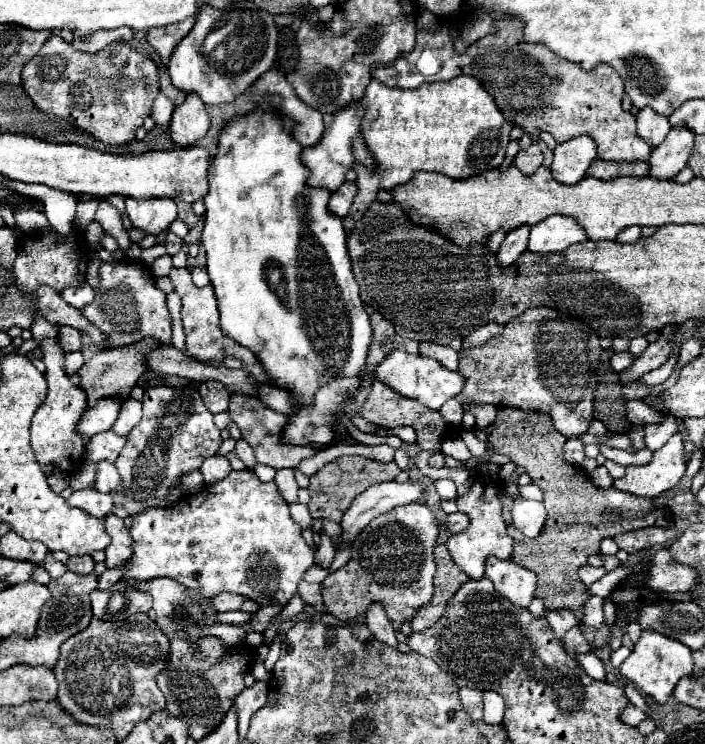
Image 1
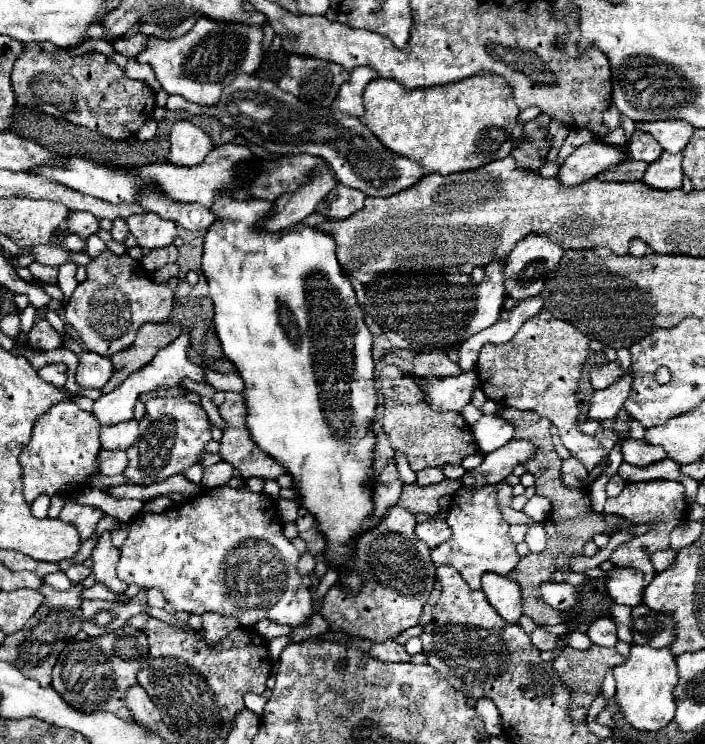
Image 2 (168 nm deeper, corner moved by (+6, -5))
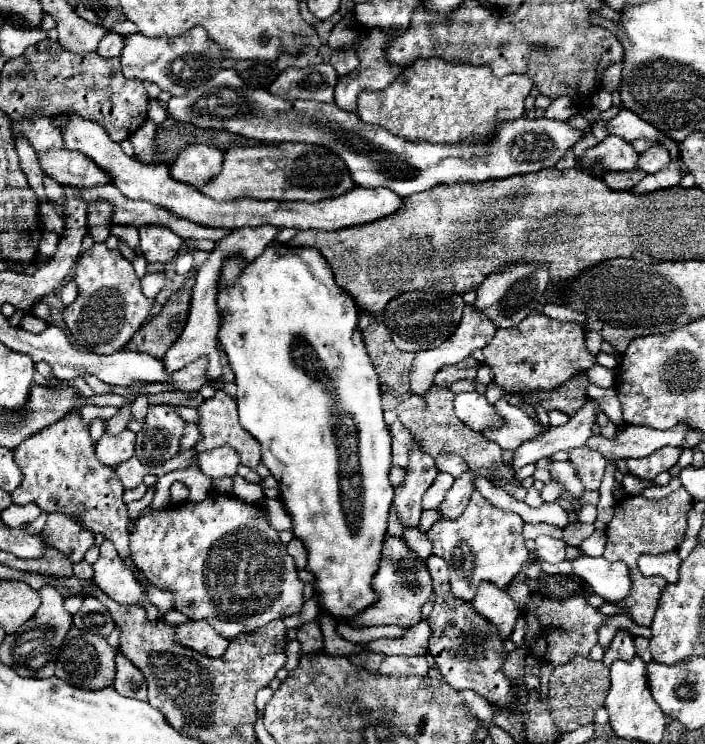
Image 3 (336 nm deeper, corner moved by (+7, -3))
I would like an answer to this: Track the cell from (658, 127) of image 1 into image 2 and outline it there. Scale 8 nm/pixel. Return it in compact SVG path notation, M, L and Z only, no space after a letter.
M634 129L634 135L628 141L628 151L630 151L632 159L646 161L646 163L652 163L654 159L658 159L662 155L660 143L656 139L652 139L650 133L640 131L640 129Z

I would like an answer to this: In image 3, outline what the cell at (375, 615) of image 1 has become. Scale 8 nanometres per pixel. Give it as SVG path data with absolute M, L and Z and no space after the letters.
M393 655L393 657L385 657L379 673L387 675L387 677L413 677L413 675L427 675L429 665L427 659L423 655L415 655L415 657L405 657L405 655Z

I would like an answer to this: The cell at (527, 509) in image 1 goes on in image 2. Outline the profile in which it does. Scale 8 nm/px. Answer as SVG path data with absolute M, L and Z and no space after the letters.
M528 523L526 527L528 527L528 531L526 531L526 539L524 541L530 547L530 551L532 553L544 551L544 547L546 547L546 533L544 533L542 523Z

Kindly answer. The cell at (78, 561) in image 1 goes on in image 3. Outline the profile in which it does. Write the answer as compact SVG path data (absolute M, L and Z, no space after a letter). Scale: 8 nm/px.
M87 561L75 563L75 565L73 565L73 573L75 573L75 577L79 577L81 581L91 581L91 579L93 579L93 567L91 567Z

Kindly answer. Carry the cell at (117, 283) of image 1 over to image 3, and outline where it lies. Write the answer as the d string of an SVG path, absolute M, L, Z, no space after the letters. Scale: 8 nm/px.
M95 243L91 249L83 251L75 263L73 281L79 287L79 297L65 309L63 317L75 343L99 355L123 349L133 333L145 323L153 305L153 301L141 293L133 265L119 251L107 249L105 243Z

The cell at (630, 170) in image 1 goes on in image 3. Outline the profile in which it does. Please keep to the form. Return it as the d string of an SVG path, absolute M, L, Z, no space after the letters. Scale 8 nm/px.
M633 169L633 171L609 171L605 173L603 181L607 183L609 189L613 191L629 191L633 189L641 179L645 177L645 173L641 169Z

